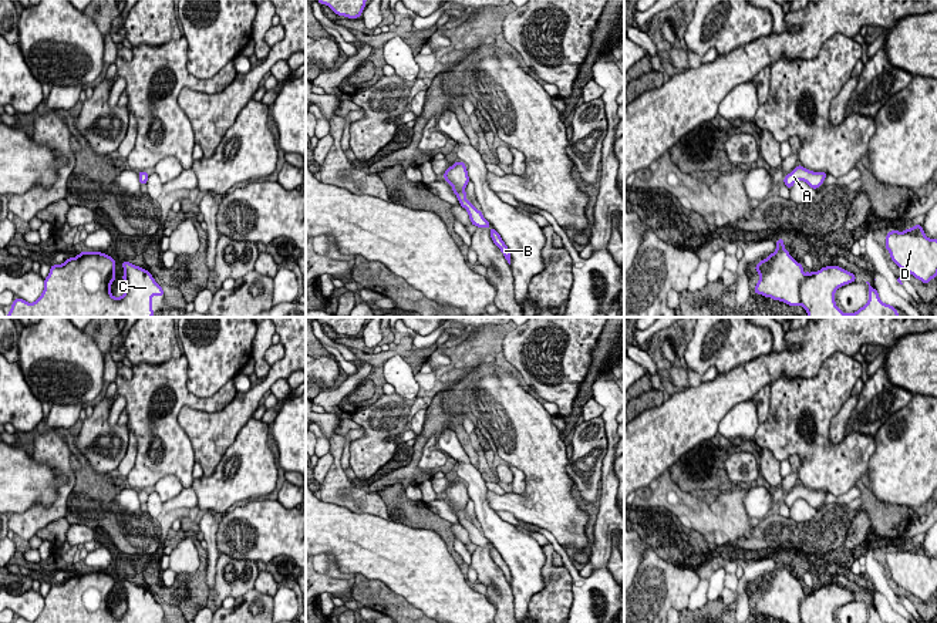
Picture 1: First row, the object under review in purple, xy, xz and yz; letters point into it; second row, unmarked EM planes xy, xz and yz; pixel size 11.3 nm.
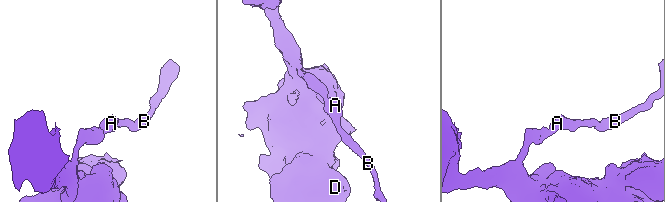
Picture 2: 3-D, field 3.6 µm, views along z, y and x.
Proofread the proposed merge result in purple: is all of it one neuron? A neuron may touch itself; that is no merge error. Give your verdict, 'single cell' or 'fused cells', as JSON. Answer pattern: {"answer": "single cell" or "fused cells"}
{"answer": "single cell"}

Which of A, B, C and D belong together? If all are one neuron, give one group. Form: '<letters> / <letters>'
A B C D

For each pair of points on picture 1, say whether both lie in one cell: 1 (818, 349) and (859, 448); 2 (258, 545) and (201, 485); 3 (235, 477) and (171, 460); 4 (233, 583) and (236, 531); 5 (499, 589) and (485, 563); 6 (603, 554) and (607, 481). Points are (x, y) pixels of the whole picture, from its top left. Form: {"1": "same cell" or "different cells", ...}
{"1": "different cells", "2": "different cells", "3": "different cells", "4": "different cells", "5": "same cell", "6": "same cell"}

